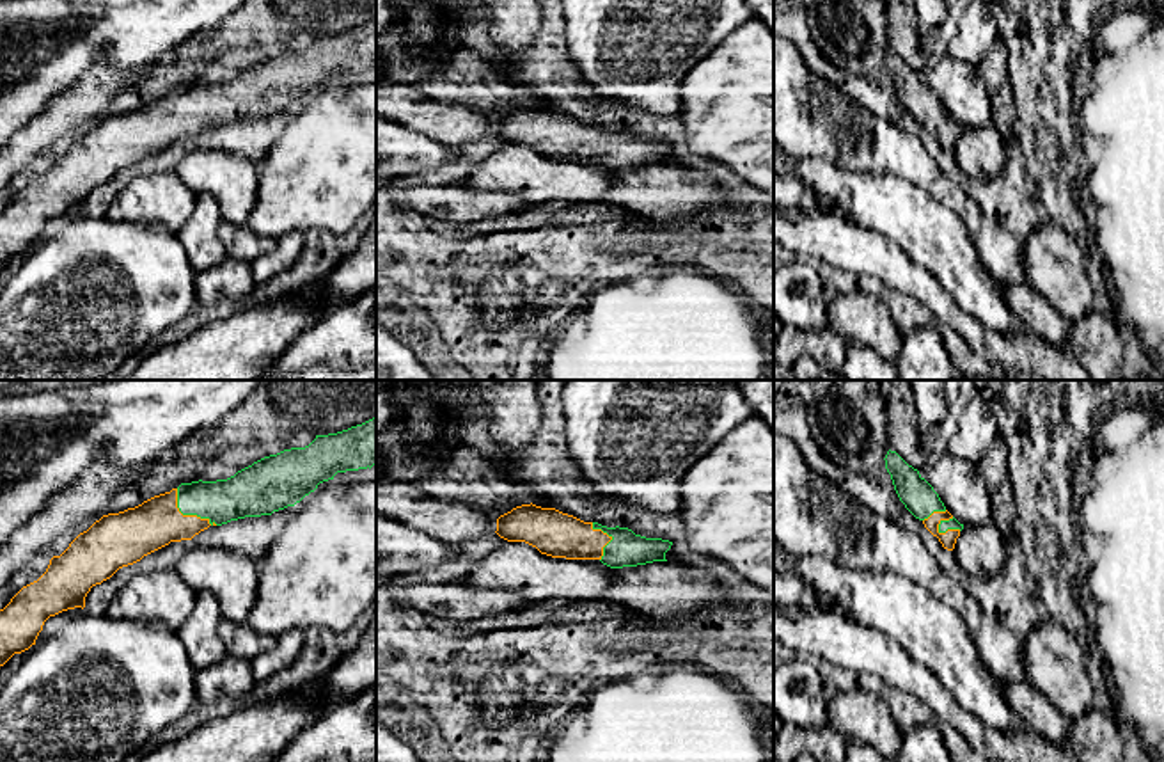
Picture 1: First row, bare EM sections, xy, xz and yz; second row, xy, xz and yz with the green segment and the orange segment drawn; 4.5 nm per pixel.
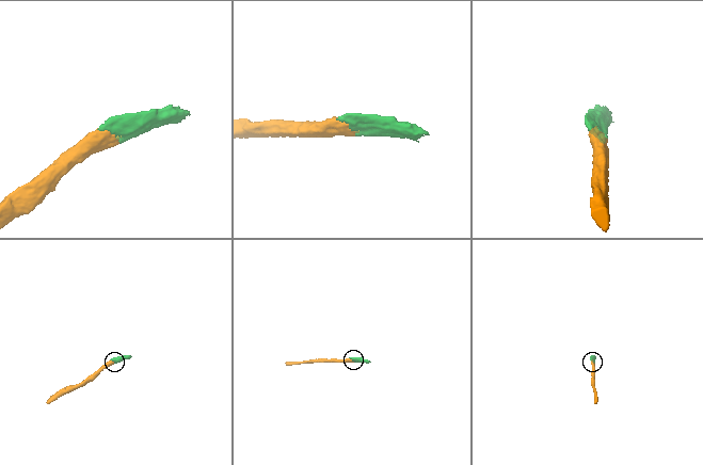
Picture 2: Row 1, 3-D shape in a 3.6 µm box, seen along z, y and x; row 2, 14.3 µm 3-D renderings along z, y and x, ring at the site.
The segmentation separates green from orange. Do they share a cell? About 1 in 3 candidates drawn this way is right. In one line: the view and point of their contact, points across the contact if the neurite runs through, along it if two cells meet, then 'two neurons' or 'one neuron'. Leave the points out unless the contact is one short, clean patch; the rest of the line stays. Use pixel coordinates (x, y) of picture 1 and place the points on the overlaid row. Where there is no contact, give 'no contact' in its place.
contact xy (188, 514); way xy (240, 496), (201, 503), (188, 514), (160, 519), (137, 531); one neuron

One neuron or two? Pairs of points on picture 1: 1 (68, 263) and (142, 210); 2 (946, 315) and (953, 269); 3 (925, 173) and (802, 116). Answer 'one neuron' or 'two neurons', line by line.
1: two neurons
2: two neurons
3: one neuron

